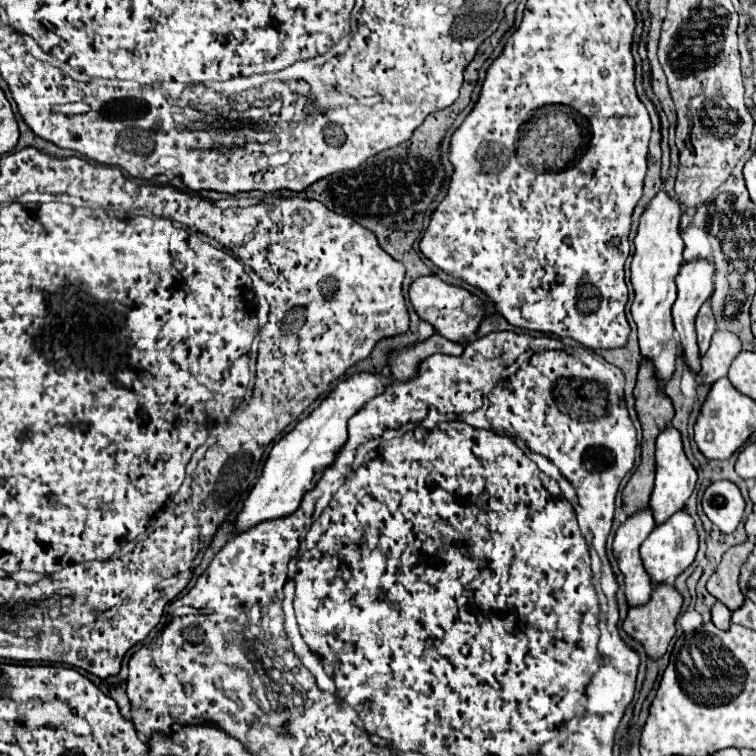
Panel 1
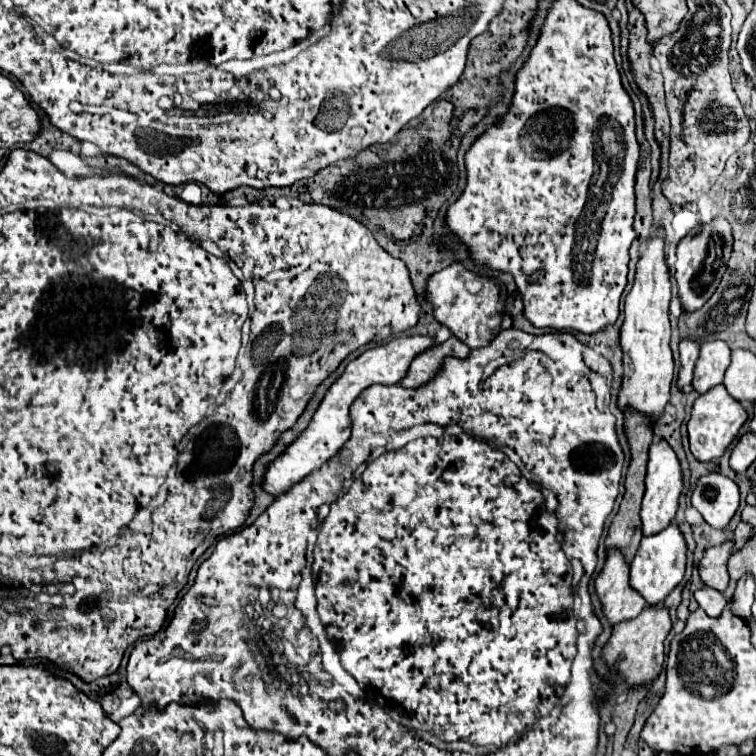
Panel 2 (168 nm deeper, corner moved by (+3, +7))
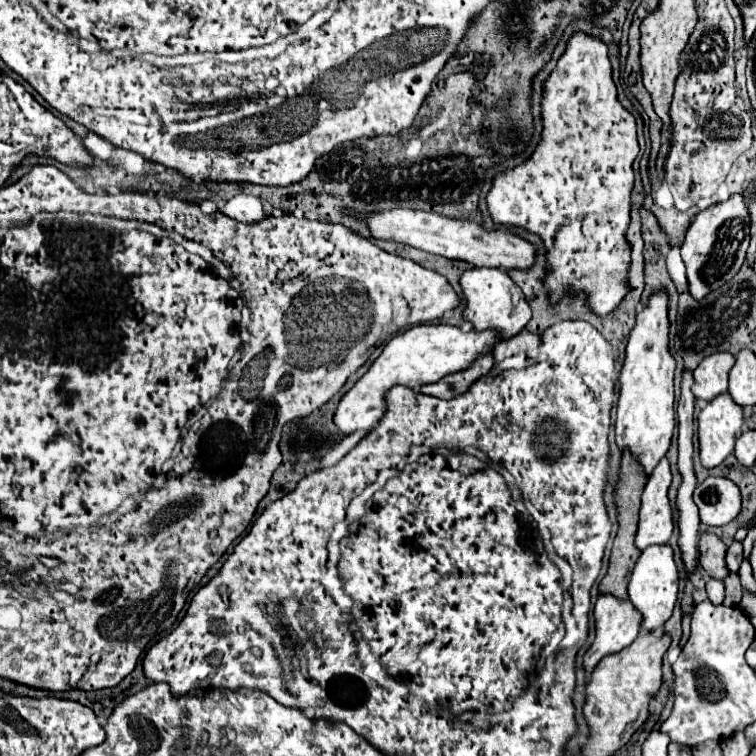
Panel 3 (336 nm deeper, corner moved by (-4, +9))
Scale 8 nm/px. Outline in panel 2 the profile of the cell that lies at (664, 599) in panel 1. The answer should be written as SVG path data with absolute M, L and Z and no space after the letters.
M647 605L635 619L617 623L617 627L613 627L613 635L603 649L603 657L607 661L615 659L619 673L625 675L629 685L641 683L649 685L663 667L663 641L669 635L669 631L671 631L669 609L665 605Z

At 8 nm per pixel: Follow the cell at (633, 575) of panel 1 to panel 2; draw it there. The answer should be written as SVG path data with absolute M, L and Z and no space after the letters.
M619 549L607 551L607 563L595 581L595 591L613 625L637 617L645 607L645 599L641 599L641 595L629 585L629 563Z

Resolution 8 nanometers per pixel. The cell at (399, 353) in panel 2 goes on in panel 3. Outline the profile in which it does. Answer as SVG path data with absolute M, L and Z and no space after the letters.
M426 323L410 327L404 333L394 335L380 357L370 365L368 373L356 381L356 385L342 397L338 403L334 423L338 429L346 435L354 431L370 431L376 427L376 423L386 413L386 391L394 385L406 385L406 387L422 387L428 383L436 383L442 377L468 369L482 353L492 351L496 343L500 343L504 337L500 337L498 331L468 331L464 333L460 327L442 325L442 323Z

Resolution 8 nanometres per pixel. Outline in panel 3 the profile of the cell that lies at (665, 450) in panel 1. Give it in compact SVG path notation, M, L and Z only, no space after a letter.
M660 461L652 471L644 491L642 491L642 507L640 507L640 521L636 533L636 547L644 551L650 545L666 545L674 523L672 523L672 507L668 503L668 487L672 475L668 461Z

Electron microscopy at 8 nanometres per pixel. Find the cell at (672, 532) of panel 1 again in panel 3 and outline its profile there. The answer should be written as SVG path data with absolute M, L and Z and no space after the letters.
M652 545L644 549L644 553L638 557L636 567L630 575L628 597L630 597L630 603L642 615L642 623L640 623L642 631L650 633L650 631L658 631L664 627L678 599L678 567L674 563L674 553L670 545Z

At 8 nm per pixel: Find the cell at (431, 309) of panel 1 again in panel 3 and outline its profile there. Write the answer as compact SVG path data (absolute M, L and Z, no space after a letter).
M468 269L462 275L462 291L464 297L468 299L468 307L464 309L464 319L470 321L474 325L474 329L484 331L484 329L496 329L500 333L504 333L504 339L510 339L512 335L520 333L526 323L532 317L530 305L526 303L526 299L522 297L516 305L512 301L512 289L514 283L508 277L506 271L502 269Z

